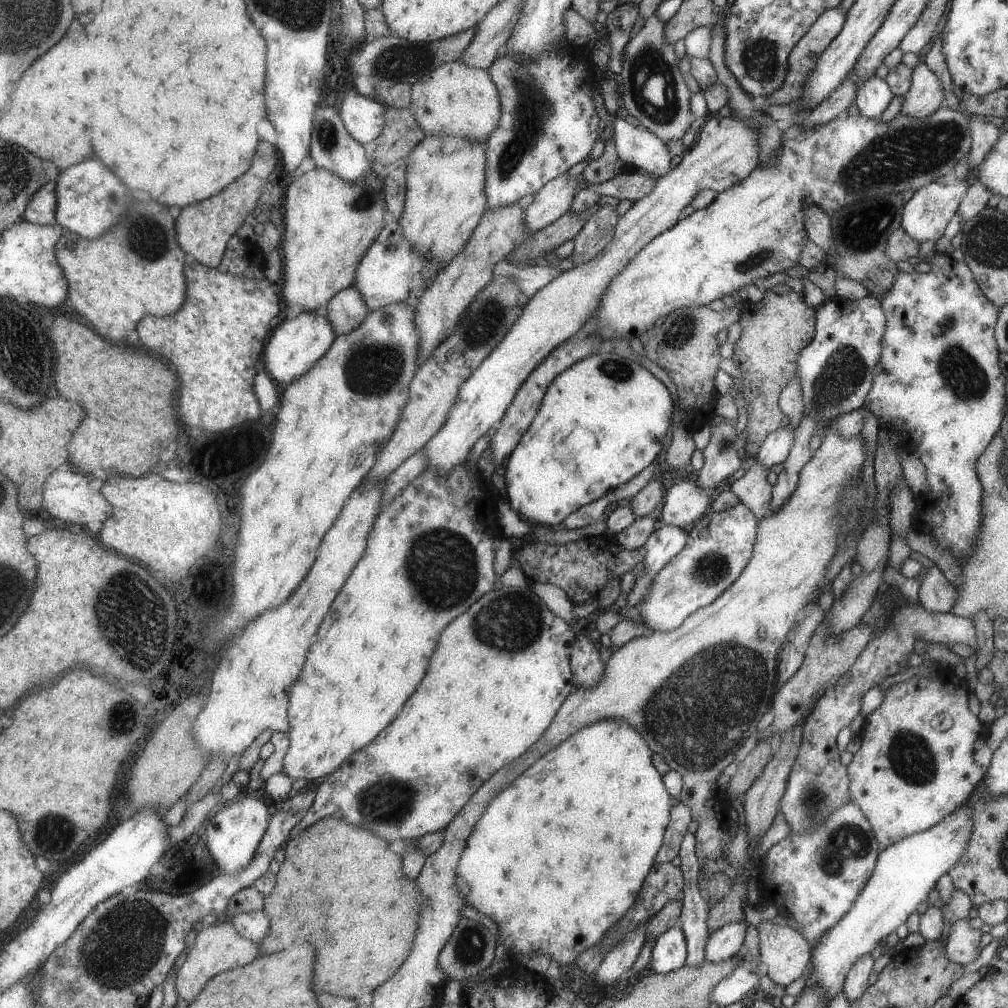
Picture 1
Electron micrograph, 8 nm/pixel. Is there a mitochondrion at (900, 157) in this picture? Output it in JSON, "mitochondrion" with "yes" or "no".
{"mitochondrion":"yes"}

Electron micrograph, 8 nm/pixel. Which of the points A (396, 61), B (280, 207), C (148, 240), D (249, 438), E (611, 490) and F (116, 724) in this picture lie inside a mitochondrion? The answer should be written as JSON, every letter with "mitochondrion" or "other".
{"A":"mitochondrion","B":"other","C":"mitochondrion","D":"other","E":"other","F":"mitochondrion"}

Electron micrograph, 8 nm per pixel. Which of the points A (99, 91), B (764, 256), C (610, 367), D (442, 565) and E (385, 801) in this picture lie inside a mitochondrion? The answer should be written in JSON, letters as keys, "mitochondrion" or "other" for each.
{"A":"other","B":"mitochondrion","C":"mitochondrion","D":"mitochondrion","E":"mitochondrion"}

